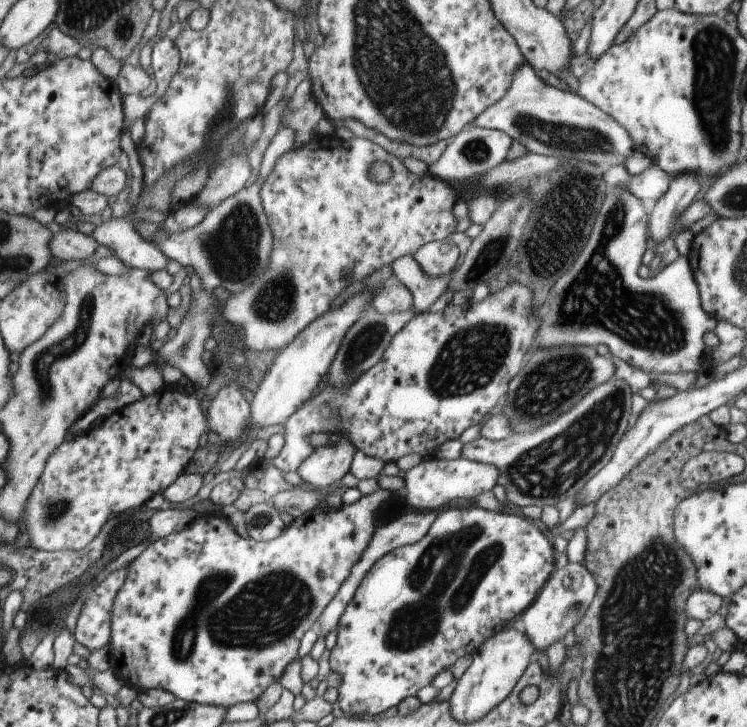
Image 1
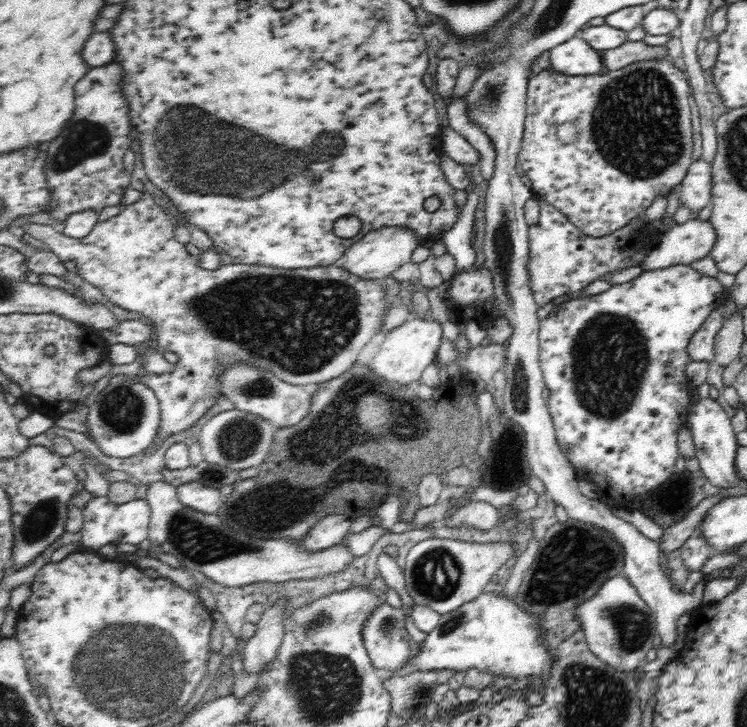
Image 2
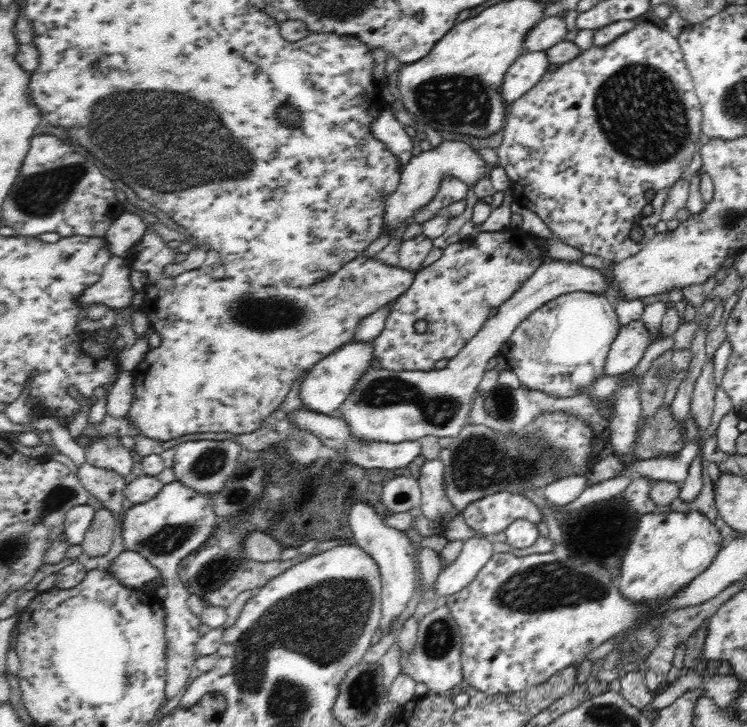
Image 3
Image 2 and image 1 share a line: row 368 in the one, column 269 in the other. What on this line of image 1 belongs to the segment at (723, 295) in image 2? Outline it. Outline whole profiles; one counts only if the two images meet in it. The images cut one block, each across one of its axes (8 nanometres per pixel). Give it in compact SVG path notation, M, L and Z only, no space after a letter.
M379 488L369 495L361 496L355 503L340 507L338 510L329 508L313 508L292 520L290 526L284 527L279 536L270 541L255 542L253 539L239 537L227 524L225 516L197 515L179 532L172 532L163 538L151 541L150 544L128 565L126 575L112 598L110 612L110 639L107 650L111 655L109 669L124 686L133 686L136 690L161 689L171 692L176 699L186 703L206 705L221 705L226 709L237 703L255 702L271 682L278 680L284 668L297 657L299 640L307 629L315 628L315 622L320 612L335 596L341 583L347 578L350 568L360 559L362 552L367 548L369 539L377 530L373 527L373 514L381 502L392 501L398 492L389 492Z

